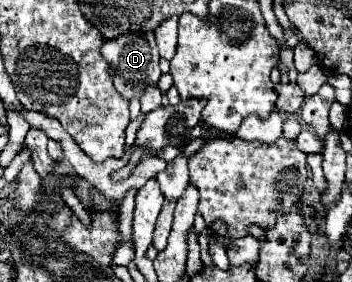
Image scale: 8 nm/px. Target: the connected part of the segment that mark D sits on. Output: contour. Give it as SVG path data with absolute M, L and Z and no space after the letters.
M132 33L132 35L116 37L112 41L104 41L104 45L102 45L102 57L110 65L110 73L112 73L116 91L122 97L126 97L126 99L142 97L142 93L148 87L156 87L158 85L158 79L162 75L162 71L158 67L160 55L158 55L154 33Z

